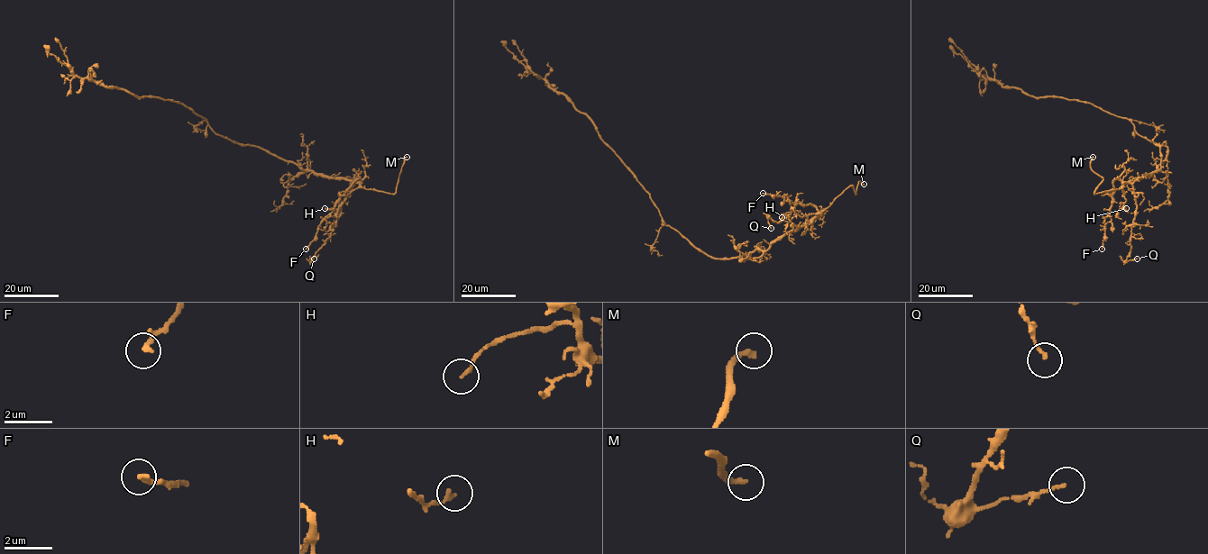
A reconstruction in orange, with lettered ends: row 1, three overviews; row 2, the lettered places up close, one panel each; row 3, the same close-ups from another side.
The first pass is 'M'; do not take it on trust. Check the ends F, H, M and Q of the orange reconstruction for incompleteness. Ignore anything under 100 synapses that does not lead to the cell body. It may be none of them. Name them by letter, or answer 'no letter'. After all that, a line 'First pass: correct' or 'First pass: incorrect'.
M
First pass: correct

